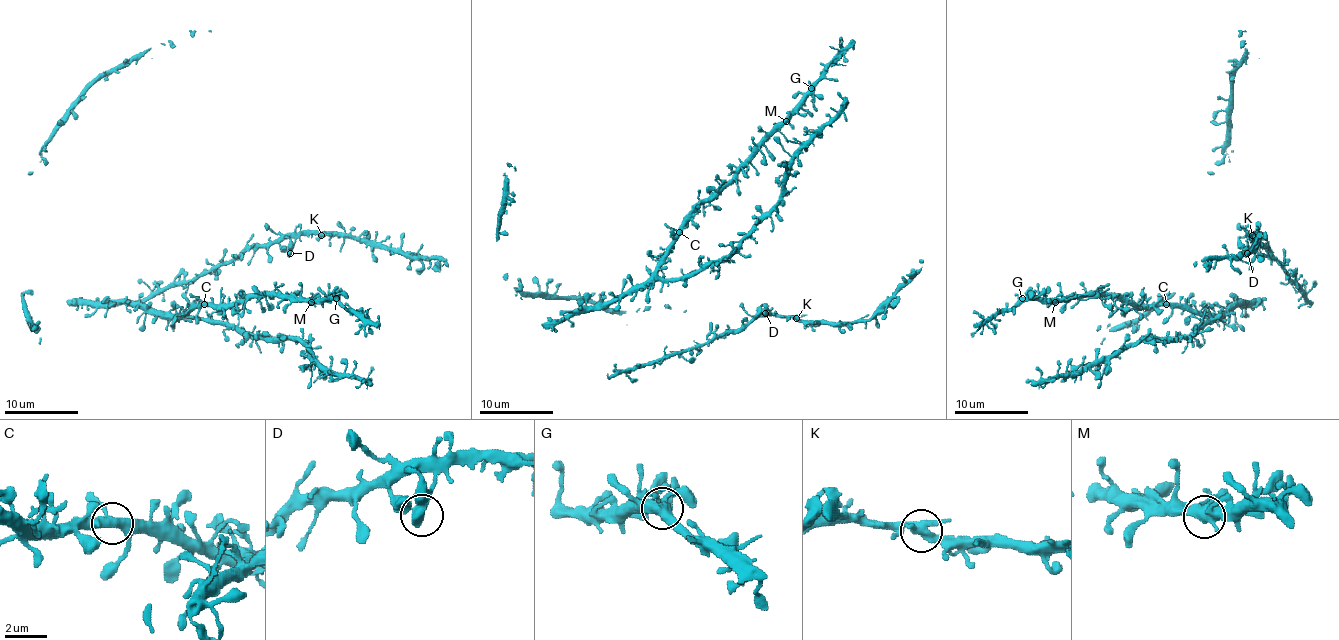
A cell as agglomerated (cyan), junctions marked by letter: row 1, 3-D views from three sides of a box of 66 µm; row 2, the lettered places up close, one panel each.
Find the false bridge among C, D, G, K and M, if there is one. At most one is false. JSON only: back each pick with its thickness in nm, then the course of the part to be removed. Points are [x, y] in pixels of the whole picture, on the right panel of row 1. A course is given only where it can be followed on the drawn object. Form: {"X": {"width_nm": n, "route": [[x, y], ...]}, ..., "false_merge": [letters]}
{"K": {"width_nm": 460, "route": [[1253, 234], [1256, 236], [1253, 247], [1232, 256], [1207, 256], [1196, 262], [1194, 267]]}, "false_merge": ["K"]}

